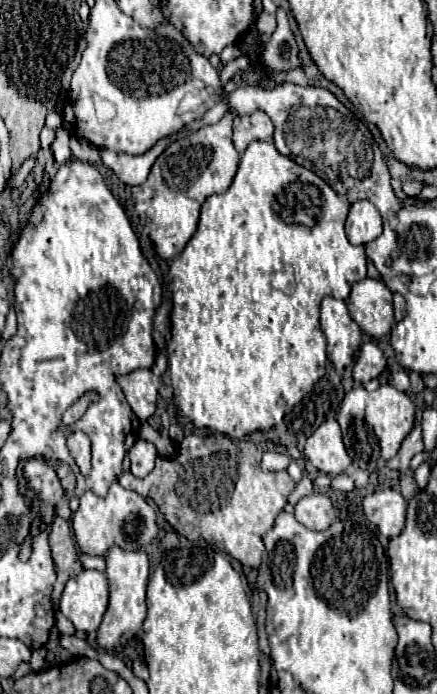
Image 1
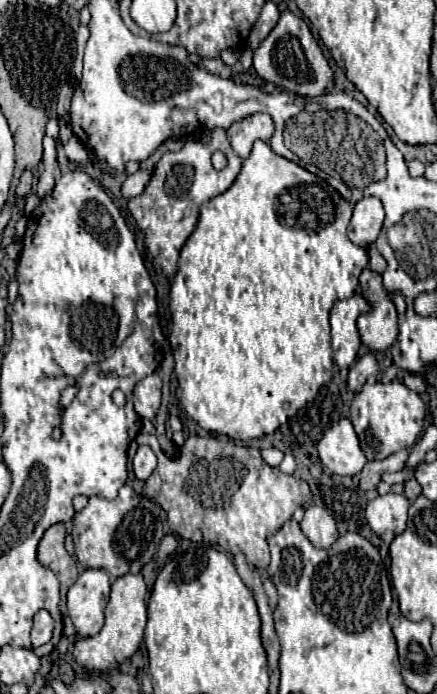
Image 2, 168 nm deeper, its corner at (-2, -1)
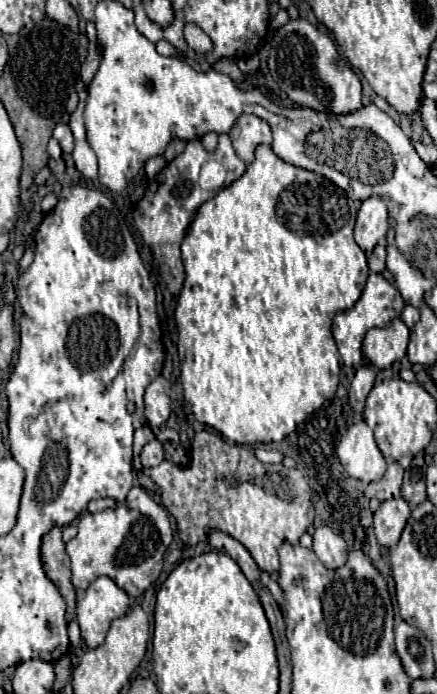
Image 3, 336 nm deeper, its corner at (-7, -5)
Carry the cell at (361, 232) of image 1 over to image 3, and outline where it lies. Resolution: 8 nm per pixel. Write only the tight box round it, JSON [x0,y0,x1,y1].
[354,197,388,251]

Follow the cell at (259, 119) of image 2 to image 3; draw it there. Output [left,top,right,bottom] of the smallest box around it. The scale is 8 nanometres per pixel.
[230,115,272,165]

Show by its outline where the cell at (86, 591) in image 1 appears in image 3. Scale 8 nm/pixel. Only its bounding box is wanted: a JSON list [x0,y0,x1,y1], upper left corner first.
[76,577,130,647]

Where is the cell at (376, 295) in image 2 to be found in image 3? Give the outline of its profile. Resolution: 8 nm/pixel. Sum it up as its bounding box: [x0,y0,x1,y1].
[364,317,410,369]

